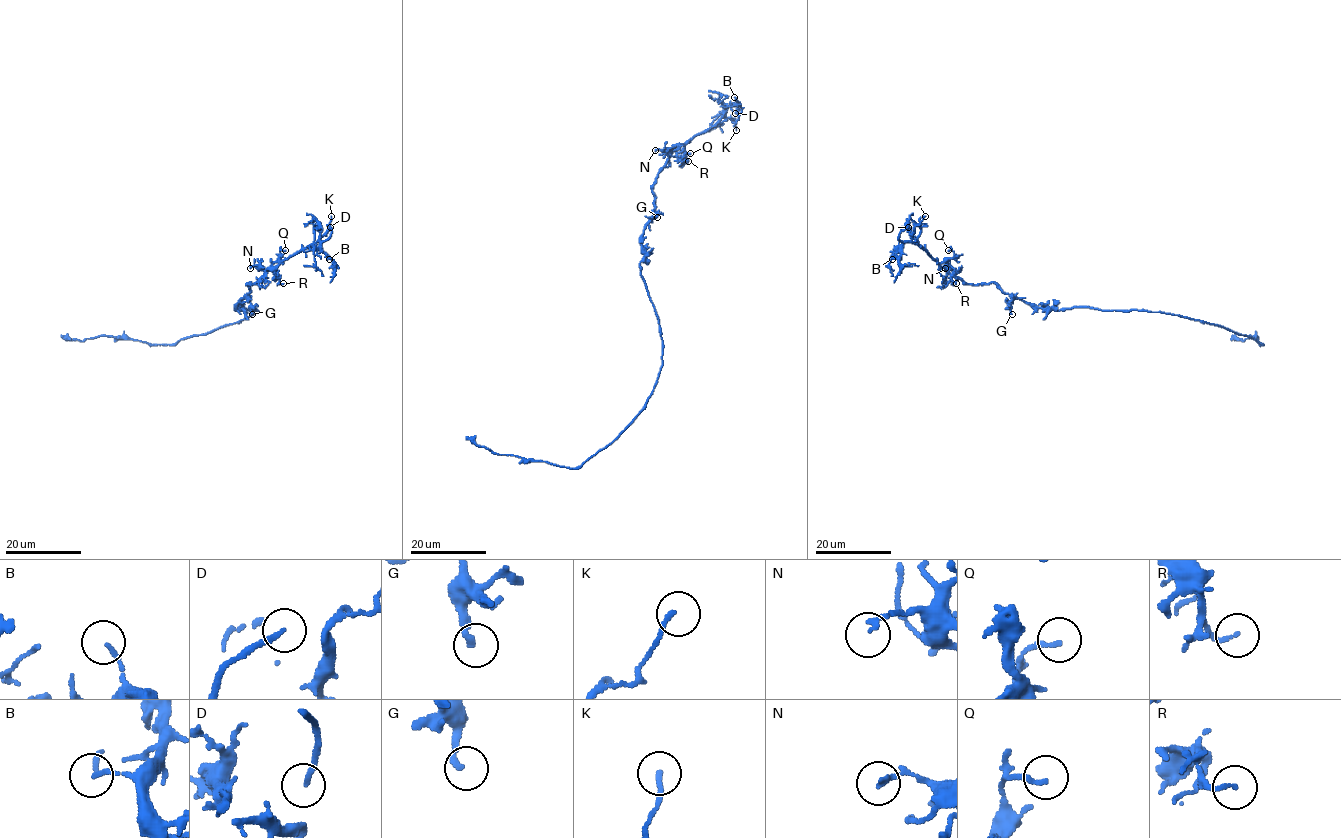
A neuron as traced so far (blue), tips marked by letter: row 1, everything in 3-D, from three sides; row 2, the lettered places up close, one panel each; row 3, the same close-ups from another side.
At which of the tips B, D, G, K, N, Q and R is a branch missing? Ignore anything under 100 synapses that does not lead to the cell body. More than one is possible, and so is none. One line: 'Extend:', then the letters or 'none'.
Extend: D

